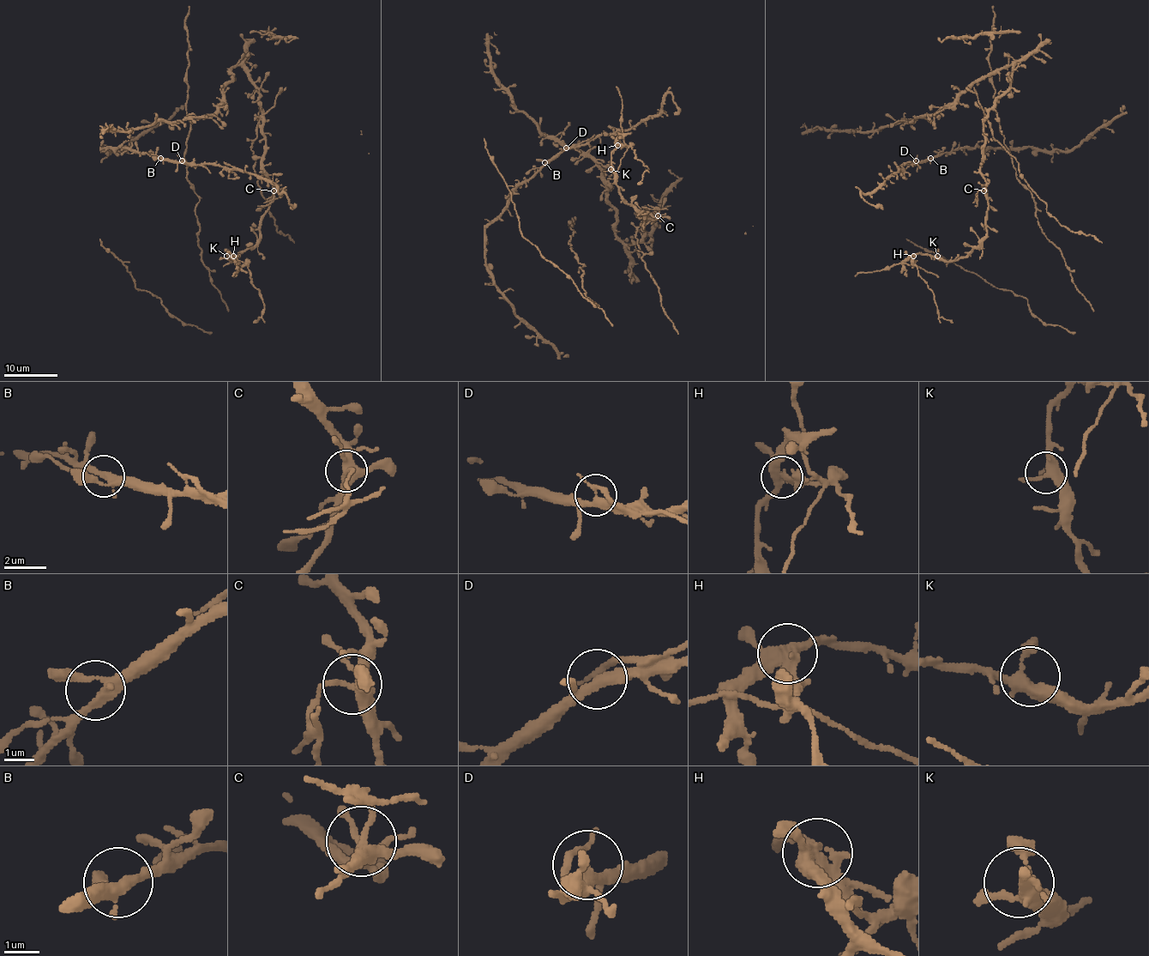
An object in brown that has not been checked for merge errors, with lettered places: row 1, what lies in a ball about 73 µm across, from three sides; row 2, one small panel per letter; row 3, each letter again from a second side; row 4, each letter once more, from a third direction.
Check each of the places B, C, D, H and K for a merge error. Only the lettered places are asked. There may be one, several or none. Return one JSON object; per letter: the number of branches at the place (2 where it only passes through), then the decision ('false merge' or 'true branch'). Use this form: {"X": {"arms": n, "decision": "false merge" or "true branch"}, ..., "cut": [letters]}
{"B": {"arms": 3, "decision": "true branch"}, "C": {"arms": 6, "decision": "false merge"}, "D": {"arms": 4, "decision": "false merge"}, "H": {"arms": 4, "decision": "false merge"}, "K": {"arms": 4, "decision": "true branch"}, "cut": ["C", "D", "H"]}

